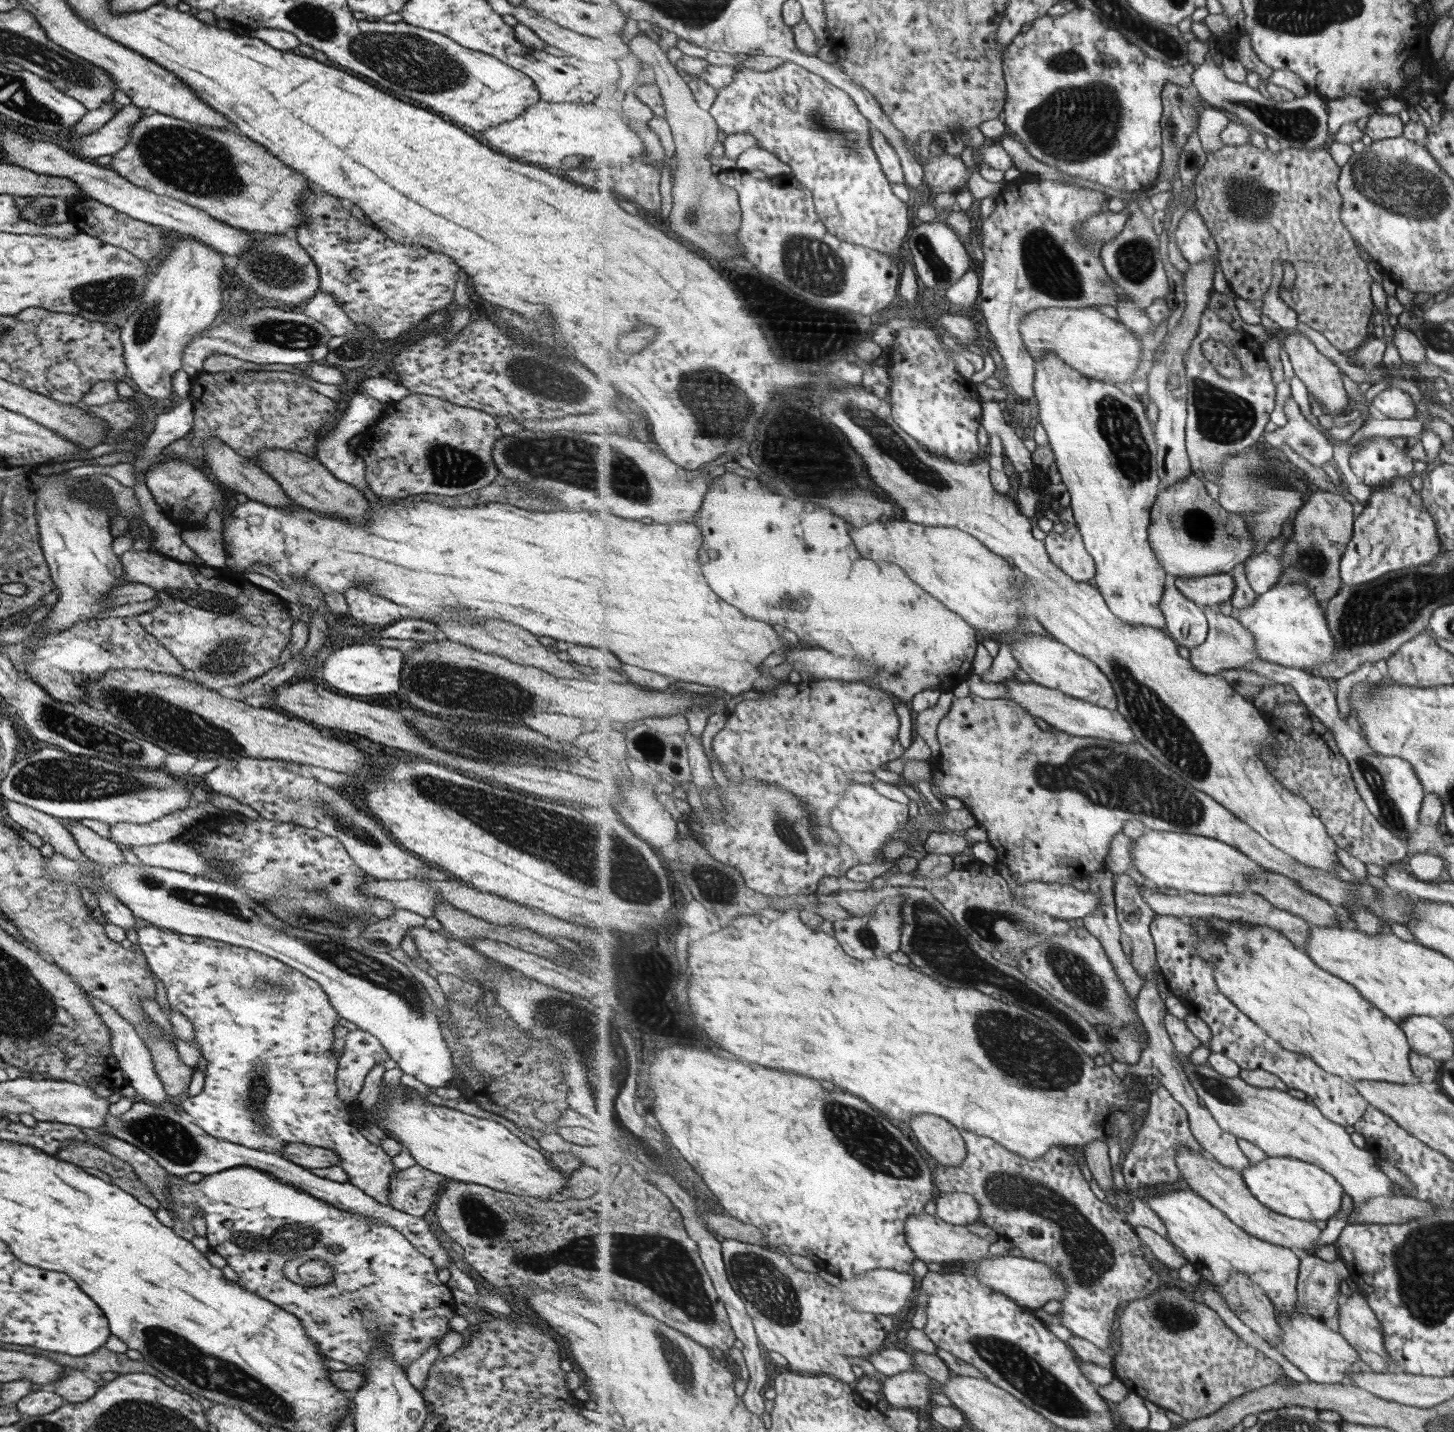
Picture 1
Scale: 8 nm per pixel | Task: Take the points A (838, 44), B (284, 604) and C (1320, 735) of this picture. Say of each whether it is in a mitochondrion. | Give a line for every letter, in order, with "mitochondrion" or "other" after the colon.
A: other
B: other
C: other

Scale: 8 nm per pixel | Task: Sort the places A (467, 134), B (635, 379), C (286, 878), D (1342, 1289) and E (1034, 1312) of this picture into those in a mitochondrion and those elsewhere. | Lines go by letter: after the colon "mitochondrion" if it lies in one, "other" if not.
A: other
B: other
C: mitochondrion
D: other
E: other

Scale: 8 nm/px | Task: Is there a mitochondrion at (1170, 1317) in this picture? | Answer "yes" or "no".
yes

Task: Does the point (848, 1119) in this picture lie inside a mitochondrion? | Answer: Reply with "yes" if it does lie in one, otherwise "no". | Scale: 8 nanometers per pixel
yes

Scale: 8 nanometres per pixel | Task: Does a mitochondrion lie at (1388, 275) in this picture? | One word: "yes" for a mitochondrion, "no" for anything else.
no

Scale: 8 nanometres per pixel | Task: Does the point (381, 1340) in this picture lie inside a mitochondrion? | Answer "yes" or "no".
no

